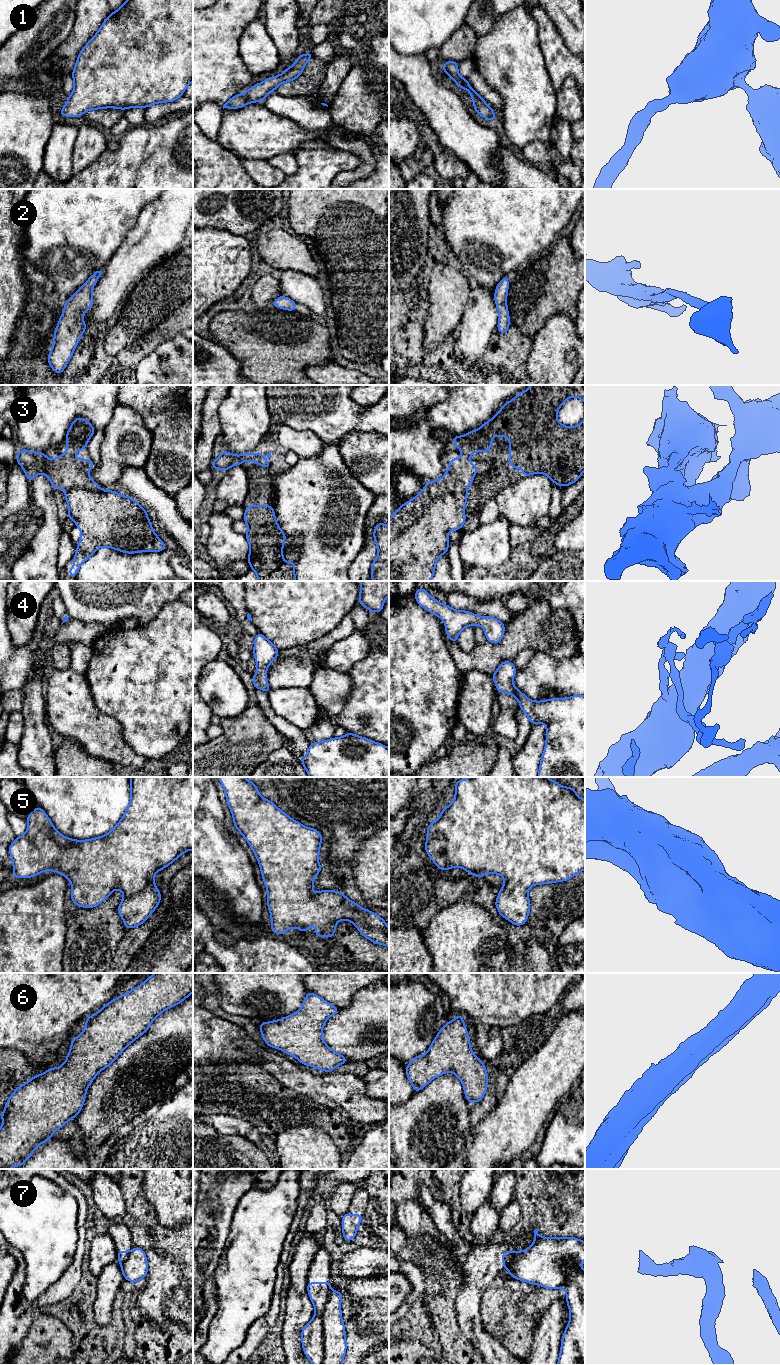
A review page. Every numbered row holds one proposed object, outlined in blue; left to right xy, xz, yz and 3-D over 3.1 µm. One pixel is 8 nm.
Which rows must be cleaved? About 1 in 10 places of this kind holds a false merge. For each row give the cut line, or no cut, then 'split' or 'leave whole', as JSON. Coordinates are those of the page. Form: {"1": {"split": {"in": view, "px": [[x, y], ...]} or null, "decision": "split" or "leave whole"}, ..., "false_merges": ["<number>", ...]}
{"1": {"split": null, "decision": "leave whole"}, "2": {"split": null, "decision": "leave whole"}, "3": {"split": null, "decision": "leave whole"}, "4": {"split": null, "decision": "leave whole"}, "5": {"split": null, "decision": "leave whole"}, "6": {"split": null, "decision": "leave whole"}, "7": {"split": {"in": "xz", "px": [[330, 1290], [321, 1315], [323, 1338], [322, 1363]]}, "decision": "split"}, "false_merges": ["7"]}

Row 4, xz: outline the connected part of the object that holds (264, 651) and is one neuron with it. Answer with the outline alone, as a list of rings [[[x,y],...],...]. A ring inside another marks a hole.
[[[261,632],[254,637],[253,655],[256,660],[257,671],[252,677],[256,689],[269,693],[271,691],[267,683],[267,668],[278,657],[279,649],[269,641]]]

